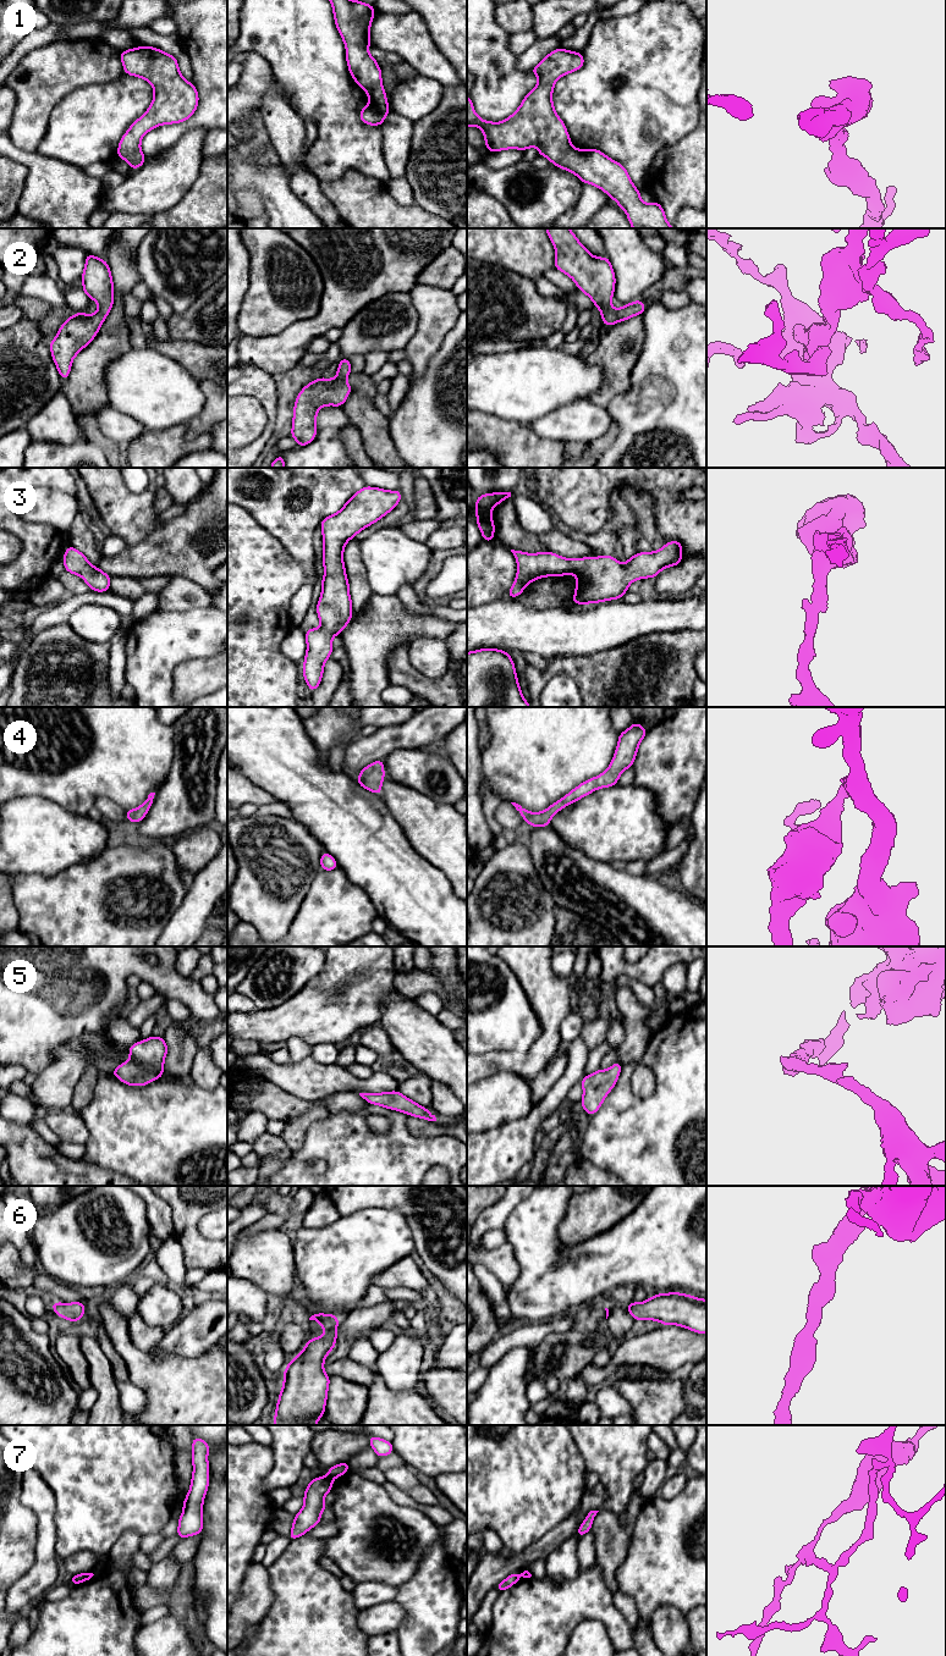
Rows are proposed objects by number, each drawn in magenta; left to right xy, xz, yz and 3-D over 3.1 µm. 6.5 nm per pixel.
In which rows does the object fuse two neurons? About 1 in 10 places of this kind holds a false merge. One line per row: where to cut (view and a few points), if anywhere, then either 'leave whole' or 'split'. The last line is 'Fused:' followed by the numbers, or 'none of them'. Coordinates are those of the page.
1: no cut; leave whole
2: no cut; leave whole
3: no cut; leave whole
4: no cut; leave whole
5: no cut; leave whole
6: no cut; leave whole
7: cut in xz along (328, 1475), (331, 1479); split
Fused: 7

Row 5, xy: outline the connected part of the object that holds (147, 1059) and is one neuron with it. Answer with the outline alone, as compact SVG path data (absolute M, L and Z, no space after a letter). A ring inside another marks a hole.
M152 1036L132 1044L128 1049L131 1059L120 1064L111 1076L116 1076L127 1086L147 1086L164 1075L164 1060L167 1044L163 1037Z

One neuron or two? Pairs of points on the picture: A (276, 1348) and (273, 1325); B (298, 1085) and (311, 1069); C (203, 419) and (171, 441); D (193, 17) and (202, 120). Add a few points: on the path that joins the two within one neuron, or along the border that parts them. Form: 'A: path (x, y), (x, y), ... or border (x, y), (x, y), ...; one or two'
A: border (269, 1330), (278, 1335), (281, 1348), (287, 1357); two
B: path (302, 1081), (308, 1072); one
C: border (185, 425), (185, 437), (190, 441); two
D: path (209, 43), (209, 94); one

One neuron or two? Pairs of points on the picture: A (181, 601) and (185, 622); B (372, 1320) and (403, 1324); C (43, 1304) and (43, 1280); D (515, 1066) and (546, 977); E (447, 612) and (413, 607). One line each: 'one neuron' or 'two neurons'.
A: two neurons
B: two neurons
C: two neurons
D: one neuron
E: one neuron

